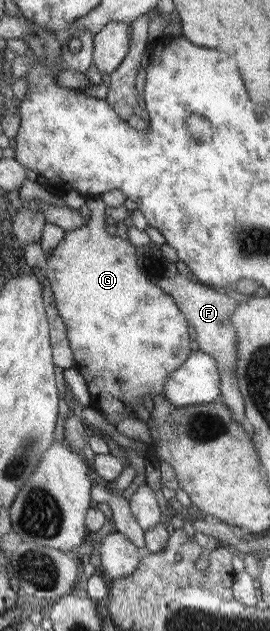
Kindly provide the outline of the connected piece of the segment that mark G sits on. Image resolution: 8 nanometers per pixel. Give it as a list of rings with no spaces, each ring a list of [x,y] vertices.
[[[86,197],[85,204],[89,209],[89,219],[82,227],[65,232],[62,240],[60,240],[60,243],[54,248],[50,256],[44,254],[38,242],[26,245],[24,249],[24,261],[26,261],[26,266],[29,271],[38,269],[42,277],[44,277],[46,281],[49,281],[48,285],[50,285],[50,291],[53,293],[52,297],[54,297],[56,311],[67,331],[69,348],[72,350],[73,360],[75,361],[74,369],[78,371],[78,374],[80,374],[86,383],[90,398],[89,407],[95,409],[95,411],[99,411],[99,413],[104,413],[106,421],[113,423],[113,421],[117,421],[117,419],[121,417],[122,413],[134,414],[136,406],[139,405],[139,403],[144,403],[144,395],[152,396],[153,394],[162,394],[166,378],[168,378],[172,372],[178,370],[178,367],[186,361],[186,358],[192,351],[190,350],[187,321],[169,295],[164,293],[158,286],[154,286],[150,283],[138,269],[136,265],[136,248],[134,248],[128,240],[122,240],[116,236],[110,237],[104,230],[105,222],[103,214],[105,213],[105,203],[99,197]]]

